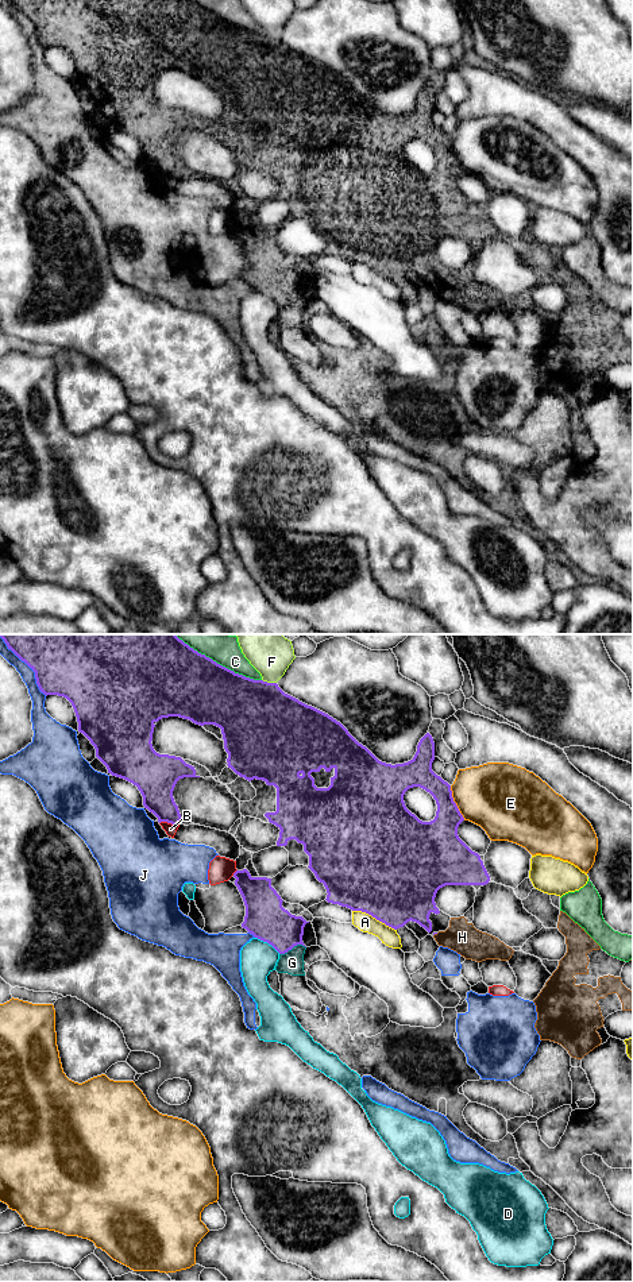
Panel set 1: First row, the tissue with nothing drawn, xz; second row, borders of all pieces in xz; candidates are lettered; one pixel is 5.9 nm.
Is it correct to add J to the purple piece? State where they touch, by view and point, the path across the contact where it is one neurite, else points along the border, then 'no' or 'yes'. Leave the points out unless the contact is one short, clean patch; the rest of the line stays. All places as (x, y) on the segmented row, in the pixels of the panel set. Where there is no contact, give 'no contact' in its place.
meets purple in xz at (27, 664); no

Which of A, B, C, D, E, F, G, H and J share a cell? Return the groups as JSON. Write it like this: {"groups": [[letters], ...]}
{"groups": [["A"], ["B"], ["C"], ["D"], ["E"], ["F"], ["G", "J"], ["H"]]}

